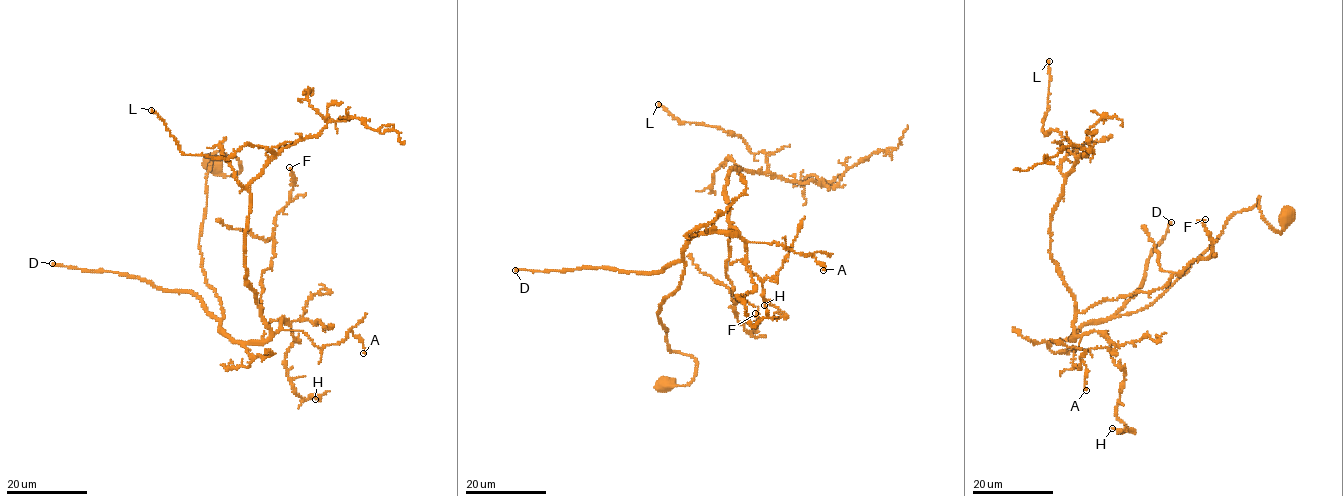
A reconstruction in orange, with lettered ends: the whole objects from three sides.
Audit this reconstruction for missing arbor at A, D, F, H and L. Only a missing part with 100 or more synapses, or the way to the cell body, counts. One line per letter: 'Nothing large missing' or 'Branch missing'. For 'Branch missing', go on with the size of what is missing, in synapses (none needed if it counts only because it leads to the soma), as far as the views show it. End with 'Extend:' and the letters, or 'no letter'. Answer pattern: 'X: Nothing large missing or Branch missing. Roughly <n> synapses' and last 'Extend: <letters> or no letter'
A: Nothing large missing
D: Branch missing. Roughly 500 synapses
F: Nothing large missing
H: Nothing large missing
L: Nothing large missing
Extend: D

